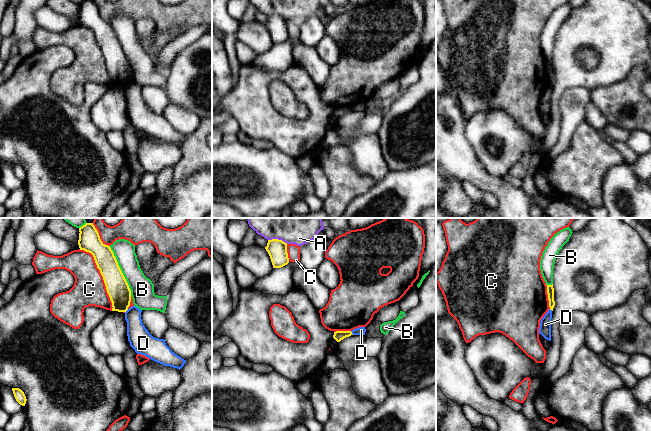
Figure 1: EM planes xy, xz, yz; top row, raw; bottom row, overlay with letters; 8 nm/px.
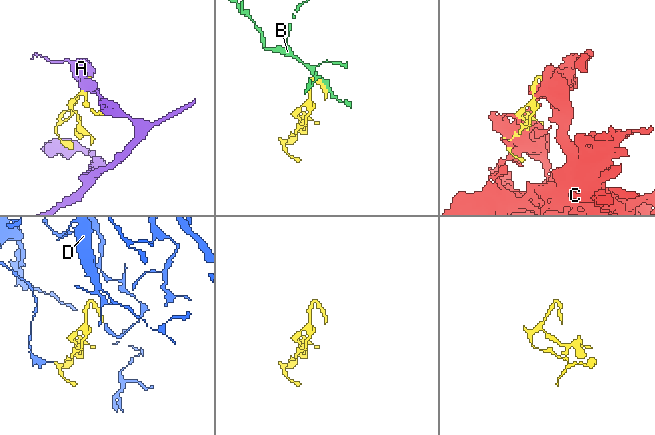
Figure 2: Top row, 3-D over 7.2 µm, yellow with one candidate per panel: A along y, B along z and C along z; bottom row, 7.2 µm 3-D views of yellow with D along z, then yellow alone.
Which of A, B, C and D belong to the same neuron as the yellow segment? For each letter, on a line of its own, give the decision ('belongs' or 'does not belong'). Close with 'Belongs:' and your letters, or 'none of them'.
A: does not belong
B: does not belong
C: does not belong
D: does not belong
Belongs: none of them

